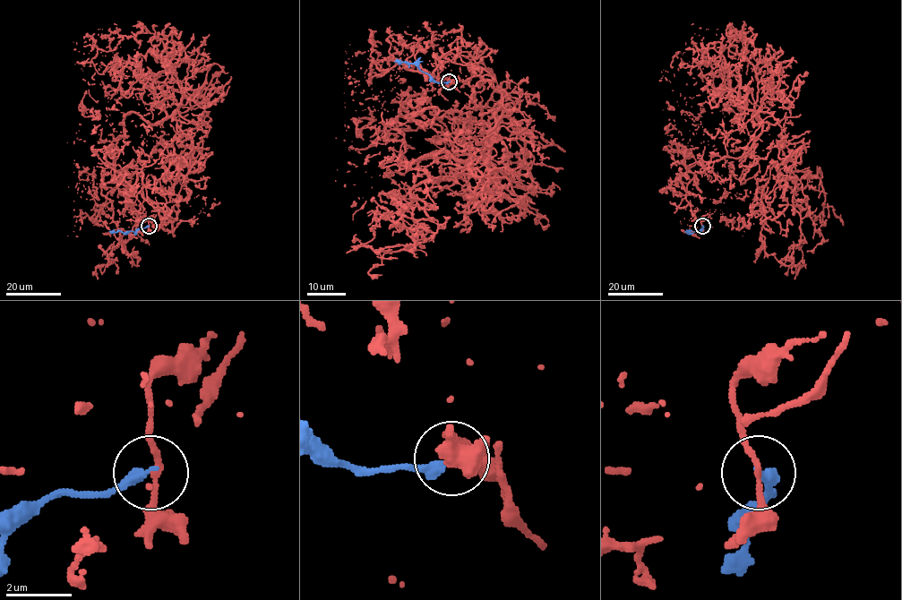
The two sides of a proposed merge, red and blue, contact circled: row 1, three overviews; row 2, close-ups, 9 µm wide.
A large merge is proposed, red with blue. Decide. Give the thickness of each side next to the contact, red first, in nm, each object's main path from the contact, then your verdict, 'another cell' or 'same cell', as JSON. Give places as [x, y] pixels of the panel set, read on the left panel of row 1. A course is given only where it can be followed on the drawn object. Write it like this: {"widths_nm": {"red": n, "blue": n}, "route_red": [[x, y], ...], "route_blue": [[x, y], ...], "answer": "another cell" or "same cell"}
{"widths_nm": {"red": 170, "blue": 320}, "route_red": [[149, 226], [176, 218], [201, 154], [161, 154], [131, 185], [98, 157], [89, 93], [77, 139]], "route_blue": [[149, 226], [134, 233], [109, 231]], "answer": "another cell"}

